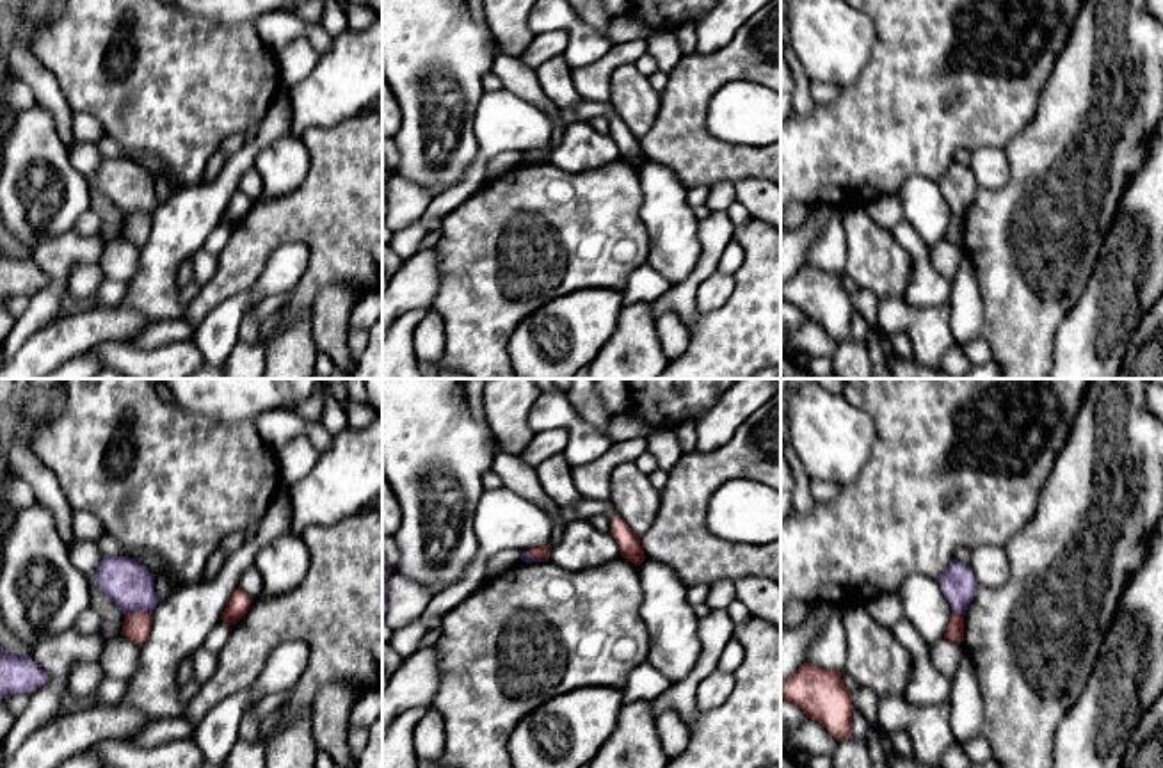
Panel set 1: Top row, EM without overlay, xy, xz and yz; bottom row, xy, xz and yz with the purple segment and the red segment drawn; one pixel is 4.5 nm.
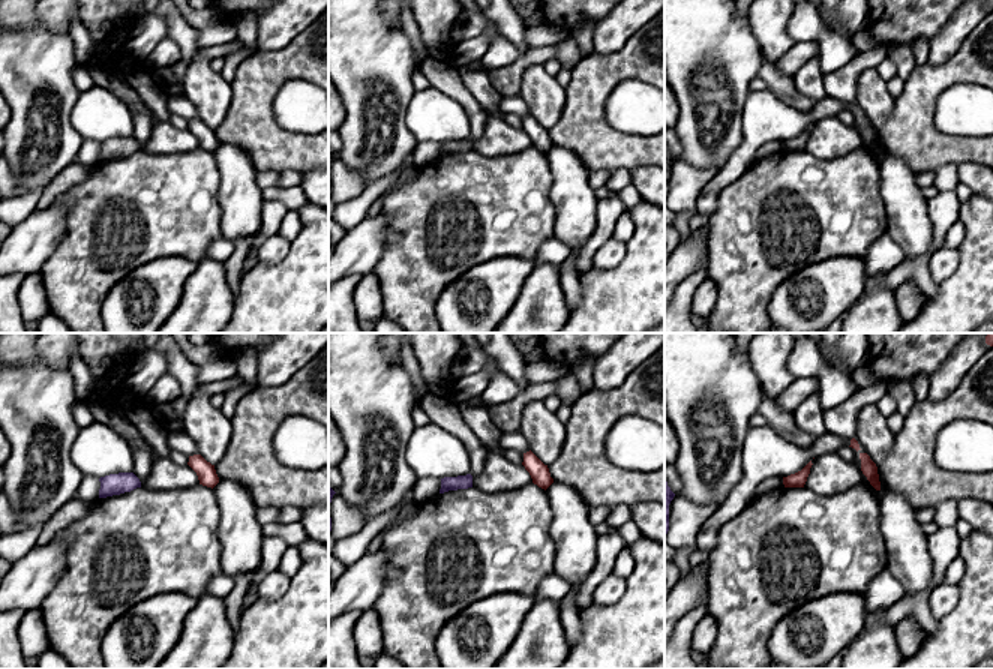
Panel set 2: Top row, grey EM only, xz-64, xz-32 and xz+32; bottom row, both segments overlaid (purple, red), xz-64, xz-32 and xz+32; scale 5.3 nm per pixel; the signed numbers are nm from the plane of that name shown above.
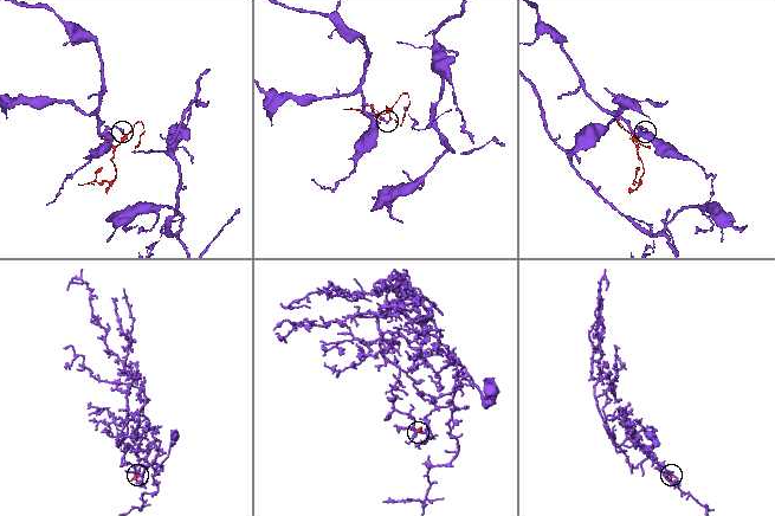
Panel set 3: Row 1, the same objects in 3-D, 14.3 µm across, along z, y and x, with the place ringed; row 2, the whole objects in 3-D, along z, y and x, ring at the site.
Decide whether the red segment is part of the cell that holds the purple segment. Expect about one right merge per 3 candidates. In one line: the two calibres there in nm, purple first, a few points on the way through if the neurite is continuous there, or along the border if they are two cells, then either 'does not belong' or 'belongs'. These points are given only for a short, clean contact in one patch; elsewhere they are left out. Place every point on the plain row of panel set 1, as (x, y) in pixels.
calibres 220 and 120 nm; way xy (127, 185), (137, 201), (137, 214), (136, 228); belongs

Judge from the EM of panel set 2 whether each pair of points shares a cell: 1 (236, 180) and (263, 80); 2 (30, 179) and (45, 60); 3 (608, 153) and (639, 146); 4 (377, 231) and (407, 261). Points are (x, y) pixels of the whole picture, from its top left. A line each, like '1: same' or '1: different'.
1: different
2: same
3: same
4: different

